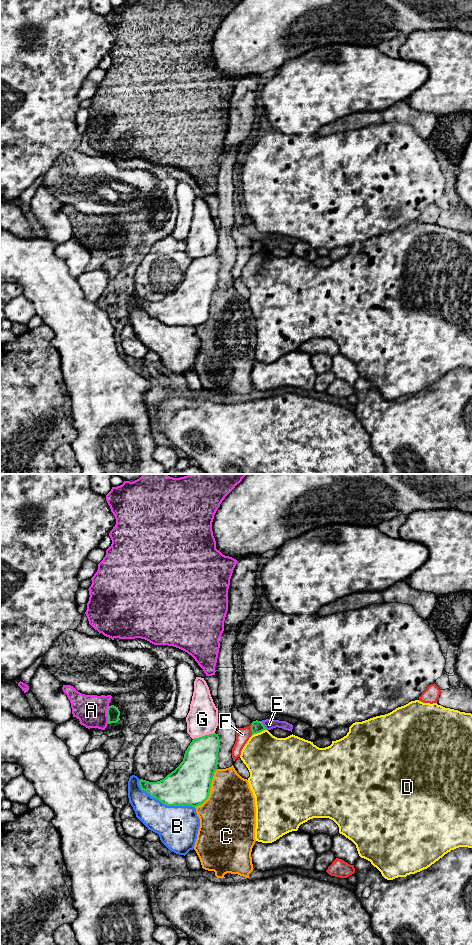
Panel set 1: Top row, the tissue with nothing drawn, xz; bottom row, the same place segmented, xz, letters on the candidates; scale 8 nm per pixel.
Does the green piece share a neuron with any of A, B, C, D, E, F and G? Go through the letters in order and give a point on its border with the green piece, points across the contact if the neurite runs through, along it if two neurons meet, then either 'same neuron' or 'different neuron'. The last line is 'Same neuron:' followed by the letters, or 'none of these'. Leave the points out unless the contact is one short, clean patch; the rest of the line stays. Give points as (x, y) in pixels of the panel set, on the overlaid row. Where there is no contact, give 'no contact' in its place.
A: meets green in xz at (107, 715); different neuron
B: meets green in xz at (164, 803); different neuron
C: meets green in xz at (209, 790); different neuron
D: meets green in xz at (258, 732); different neuron
E: meets green in xz at (263, 725); border along xz (261, 721), (266, 729); different neuron
F: meets green in xz at (251, 729); border along xz (252, 723), (251, 734); different neuron
G: meets green in xz at (203, 736); different neuron
Same neuron: none of these

